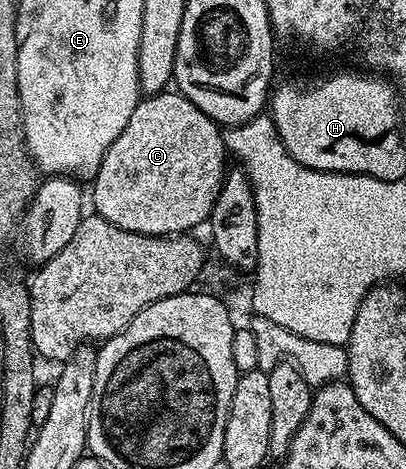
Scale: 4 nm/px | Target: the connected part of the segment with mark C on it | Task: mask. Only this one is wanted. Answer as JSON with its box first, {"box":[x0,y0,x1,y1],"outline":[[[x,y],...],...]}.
{"box":[89,92,229,236],"outline":[[[164,92],[140,97],[137,108],[133,108],[133,116],[129,116],[129,124],[125,124],[125,128],[121,128],[121,136],[117,136],[117,140],[113,140],[113,144],[109,144],[109,148],[99,165],[99,170],[95,173],[93,179],[95,187],[89,190],[90,201],[91,198],[95,201],[94,213],[105,220],[109,220],[109,224],[113,224],[117,228],[138,234],[179,236],[184,232],[194,231],[191,230],[194,226],[203,226],[211,217],[211,209],[218,198],[218,193],[221,192],[224,175],[229,170],[227,158],[229,159],[229,151],[223,142],[223,130],[219,123],[214,122],[205,112],[201,112],[201,108],[194,106],[185,95],[178,92]]]}

